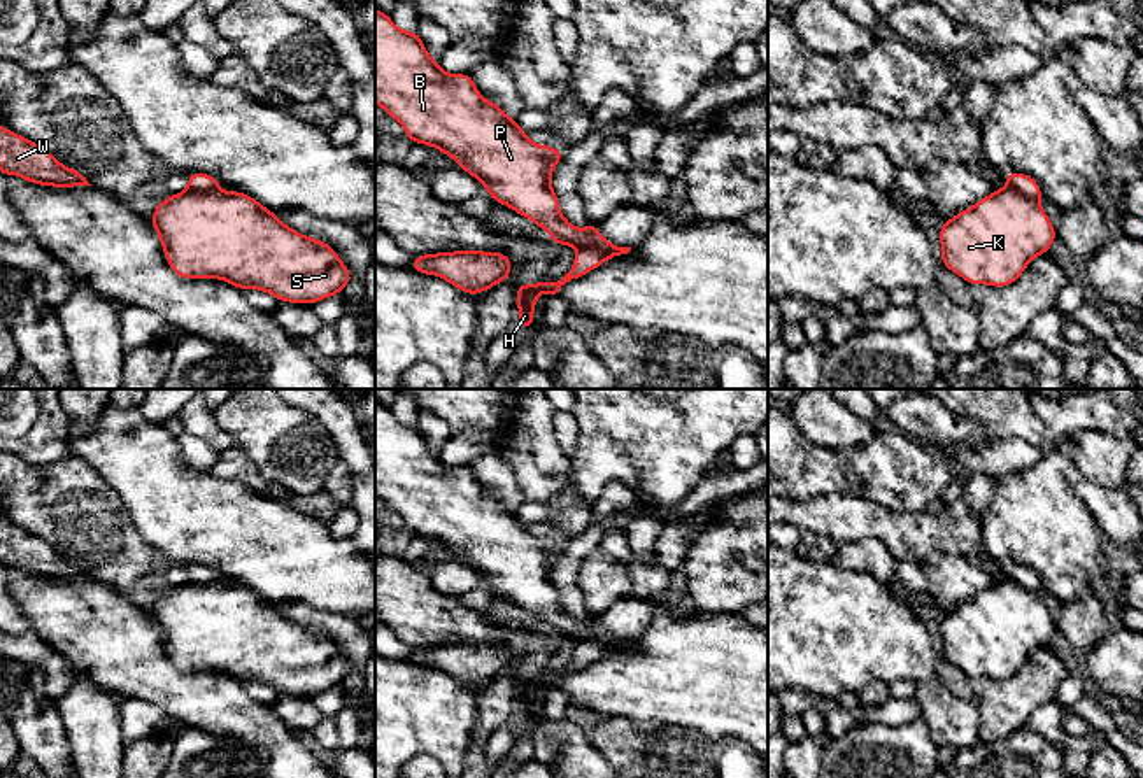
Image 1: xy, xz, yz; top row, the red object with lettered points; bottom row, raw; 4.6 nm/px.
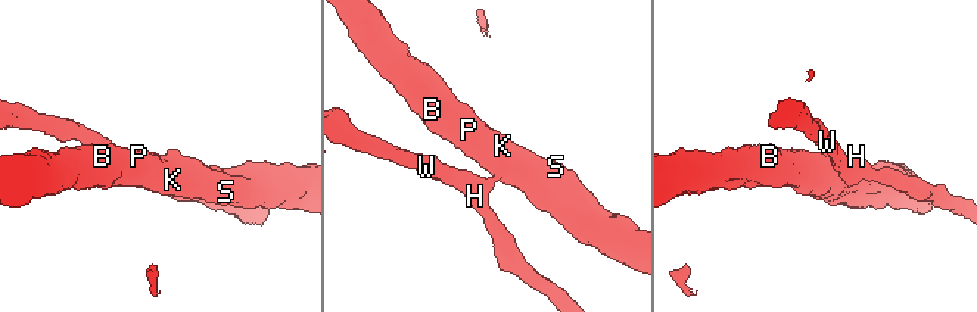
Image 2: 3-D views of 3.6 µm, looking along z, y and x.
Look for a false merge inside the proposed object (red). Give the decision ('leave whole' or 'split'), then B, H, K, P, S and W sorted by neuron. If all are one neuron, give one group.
split; groups B K P S / H W

